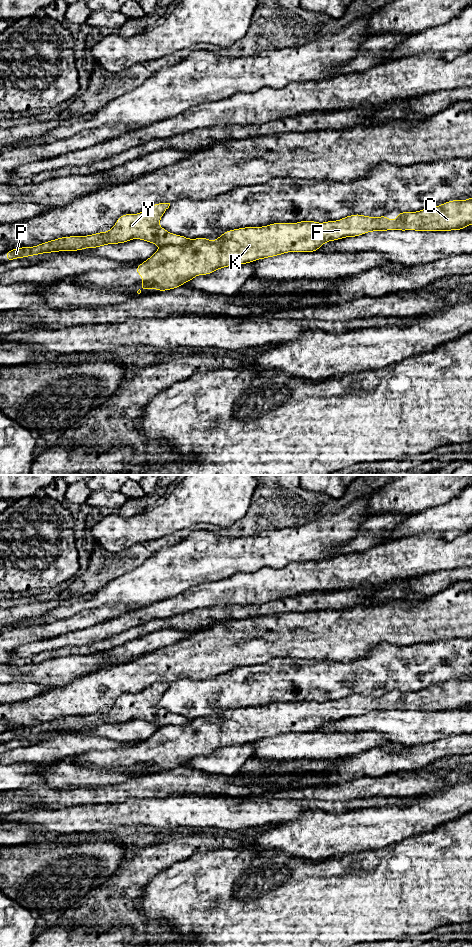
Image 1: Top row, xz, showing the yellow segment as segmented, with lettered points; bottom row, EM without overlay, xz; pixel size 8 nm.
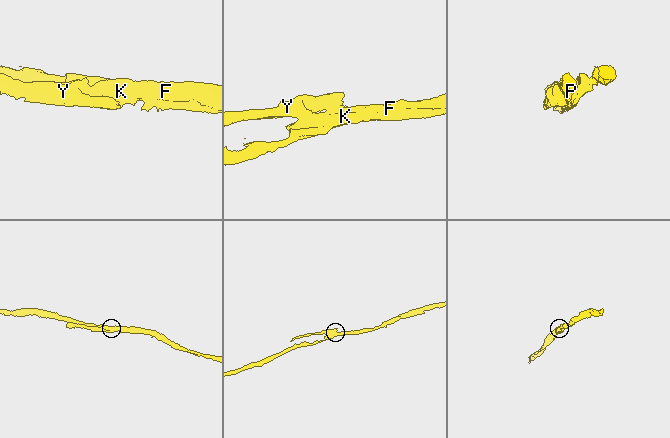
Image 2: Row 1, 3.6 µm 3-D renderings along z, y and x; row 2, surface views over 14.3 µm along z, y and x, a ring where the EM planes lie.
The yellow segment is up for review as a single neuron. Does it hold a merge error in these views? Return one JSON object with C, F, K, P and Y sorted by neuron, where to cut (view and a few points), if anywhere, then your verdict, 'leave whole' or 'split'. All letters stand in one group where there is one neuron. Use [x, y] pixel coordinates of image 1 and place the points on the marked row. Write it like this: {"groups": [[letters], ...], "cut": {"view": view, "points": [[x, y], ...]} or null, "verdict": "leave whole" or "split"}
{"groups": [["C", "F", "K"], ["P", "Y"]], "cut": {"view": "xz", "points": [[192, 240], [184, 244], [168, 244], [161, 247]]}, "verdict": "split"}

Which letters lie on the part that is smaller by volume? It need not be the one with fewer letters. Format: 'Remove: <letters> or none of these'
Remove: P, Y

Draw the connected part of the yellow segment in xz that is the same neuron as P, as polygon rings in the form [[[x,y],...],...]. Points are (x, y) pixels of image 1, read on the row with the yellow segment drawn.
[[[157,203],[144,209],[139,214],[123,214],[107,232],[98,232],[86,236],[60,237],[33,247],[20,247],[6,252],[6,260],[25,258],[59,251],[79,251],[97,248],[109,244],[125,243],[140,239],[160,247],[168,245],[185,245],[192,241],[182,235],[168,232],[159,226],[159,221],[170,203]]]

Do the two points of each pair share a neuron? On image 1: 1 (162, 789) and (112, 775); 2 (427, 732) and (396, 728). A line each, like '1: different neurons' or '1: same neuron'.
1: different neurons
2: same neuron

